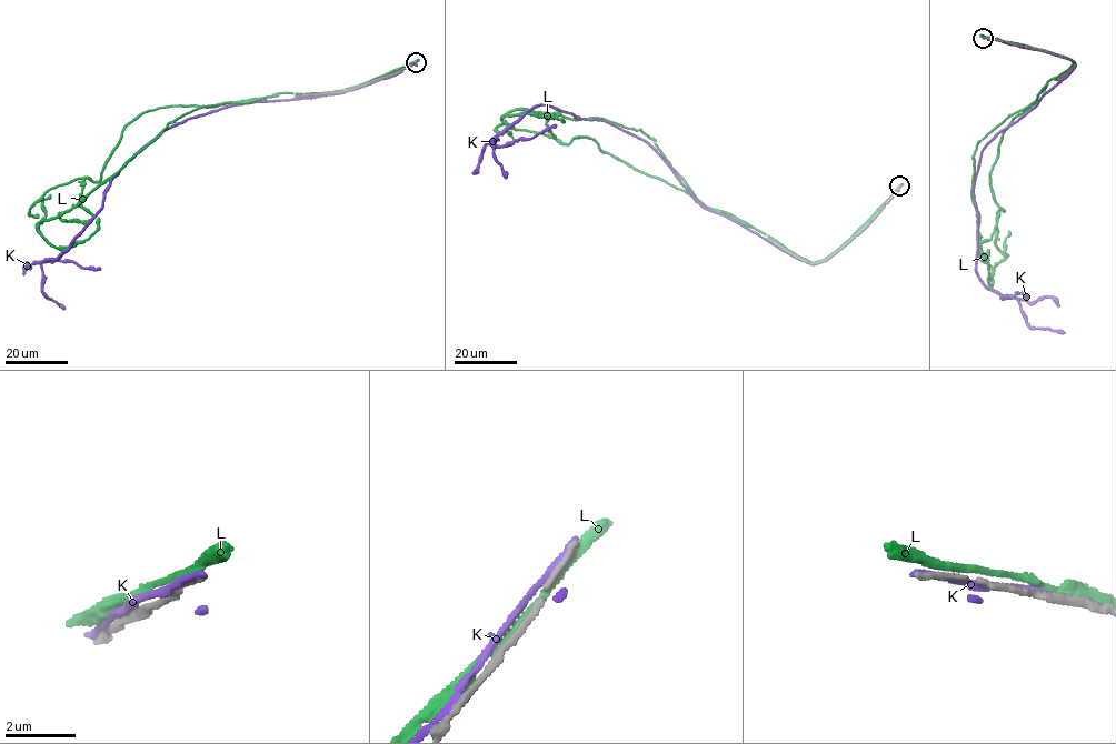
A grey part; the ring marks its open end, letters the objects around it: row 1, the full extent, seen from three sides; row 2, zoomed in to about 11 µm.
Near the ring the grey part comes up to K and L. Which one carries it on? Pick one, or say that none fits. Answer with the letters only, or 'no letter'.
no letter

